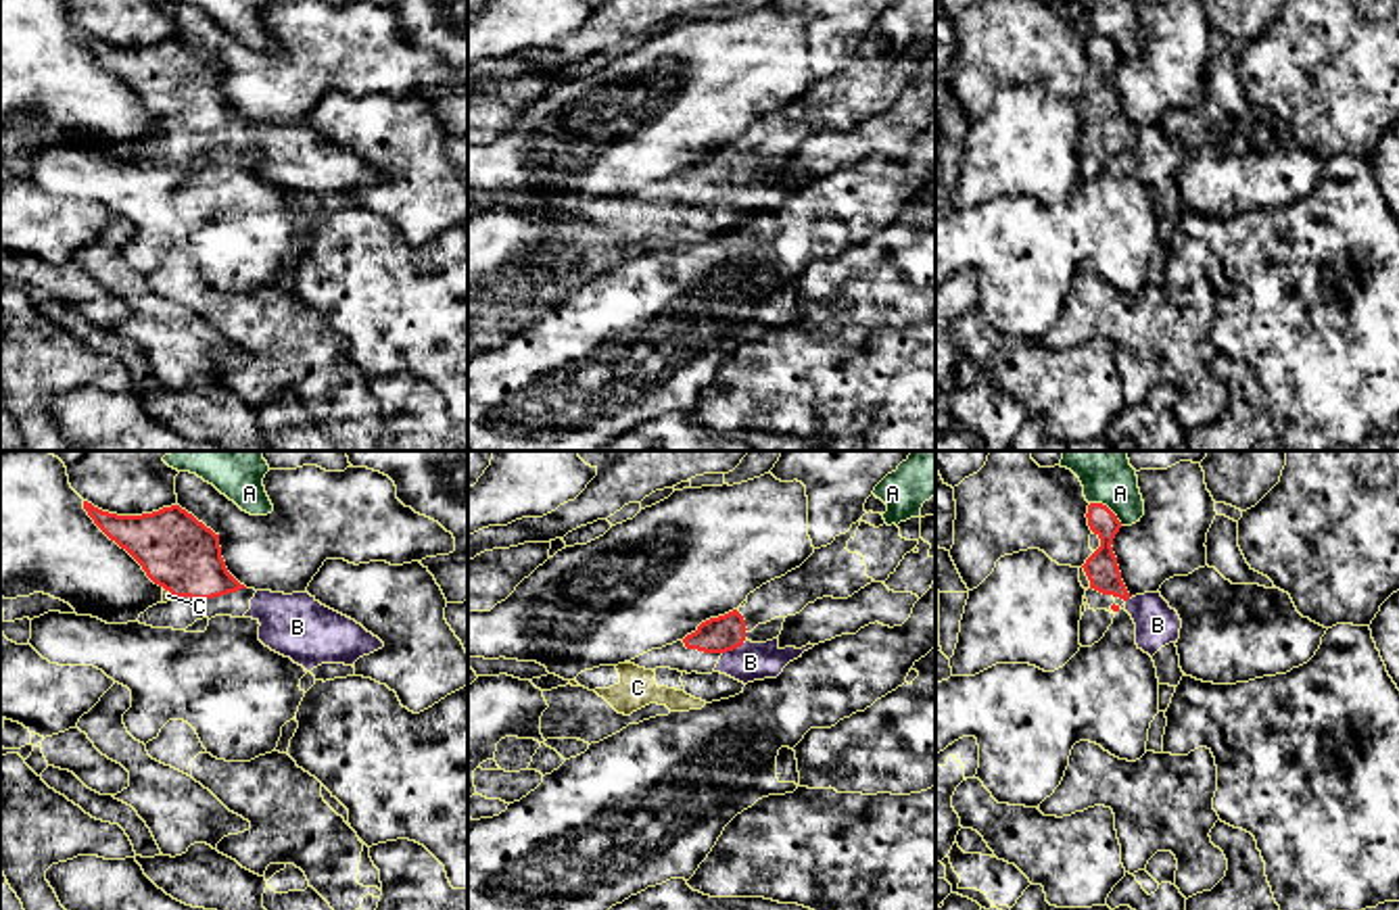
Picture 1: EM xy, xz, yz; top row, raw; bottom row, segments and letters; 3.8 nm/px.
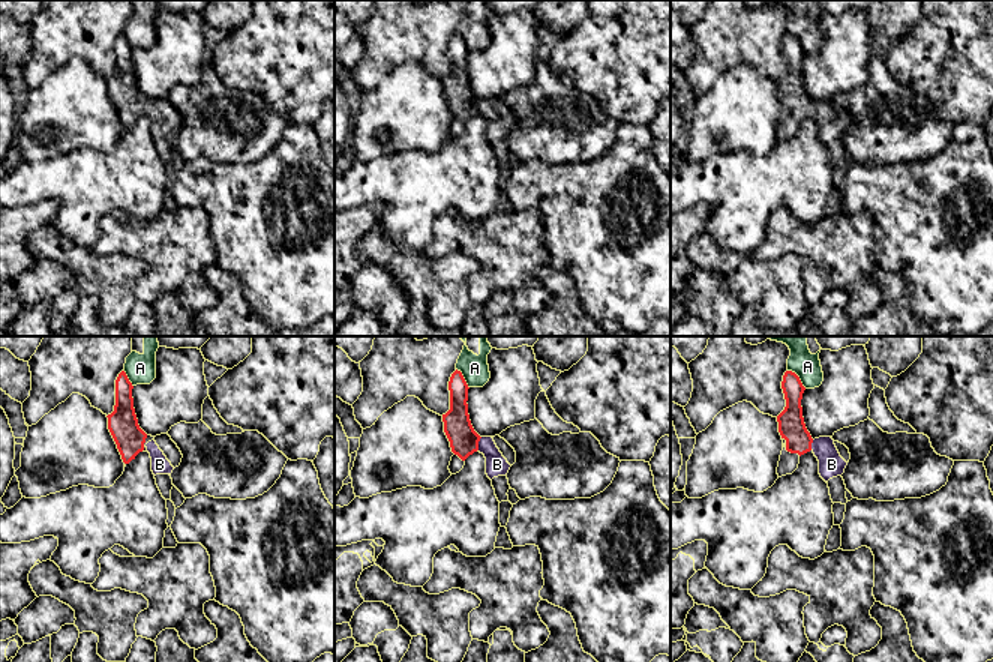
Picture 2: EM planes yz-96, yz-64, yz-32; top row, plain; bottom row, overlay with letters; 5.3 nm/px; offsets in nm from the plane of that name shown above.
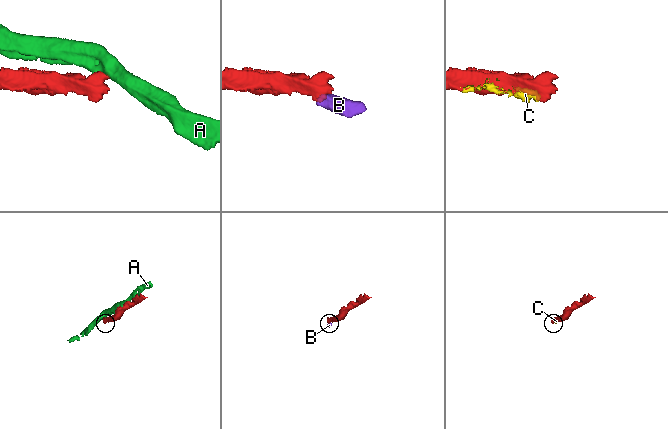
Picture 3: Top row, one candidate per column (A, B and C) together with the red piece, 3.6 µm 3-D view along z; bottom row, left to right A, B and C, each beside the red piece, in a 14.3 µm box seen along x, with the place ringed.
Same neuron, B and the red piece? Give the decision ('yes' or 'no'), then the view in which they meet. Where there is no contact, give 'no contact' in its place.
yes | xz

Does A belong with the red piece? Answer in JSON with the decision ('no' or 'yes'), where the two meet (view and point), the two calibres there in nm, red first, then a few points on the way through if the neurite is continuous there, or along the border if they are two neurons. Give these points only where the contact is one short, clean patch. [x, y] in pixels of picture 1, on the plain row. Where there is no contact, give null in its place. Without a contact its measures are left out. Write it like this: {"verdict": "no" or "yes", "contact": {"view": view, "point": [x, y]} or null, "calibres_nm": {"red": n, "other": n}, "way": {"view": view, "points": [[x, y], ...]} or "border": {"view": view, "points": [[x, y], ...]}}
{"verdict": "no", "contact": {"view": "yz", "point": [1107, 40]}, "calibres_nm": {"red": 130, "other": 160}, "border": {"view": "yz", "points": [[1091, 34], [1101, 34], [1122, 57]]}}

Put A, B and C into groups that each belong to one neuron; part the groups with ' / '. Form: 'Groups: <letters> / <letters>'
Groups: A / B C

